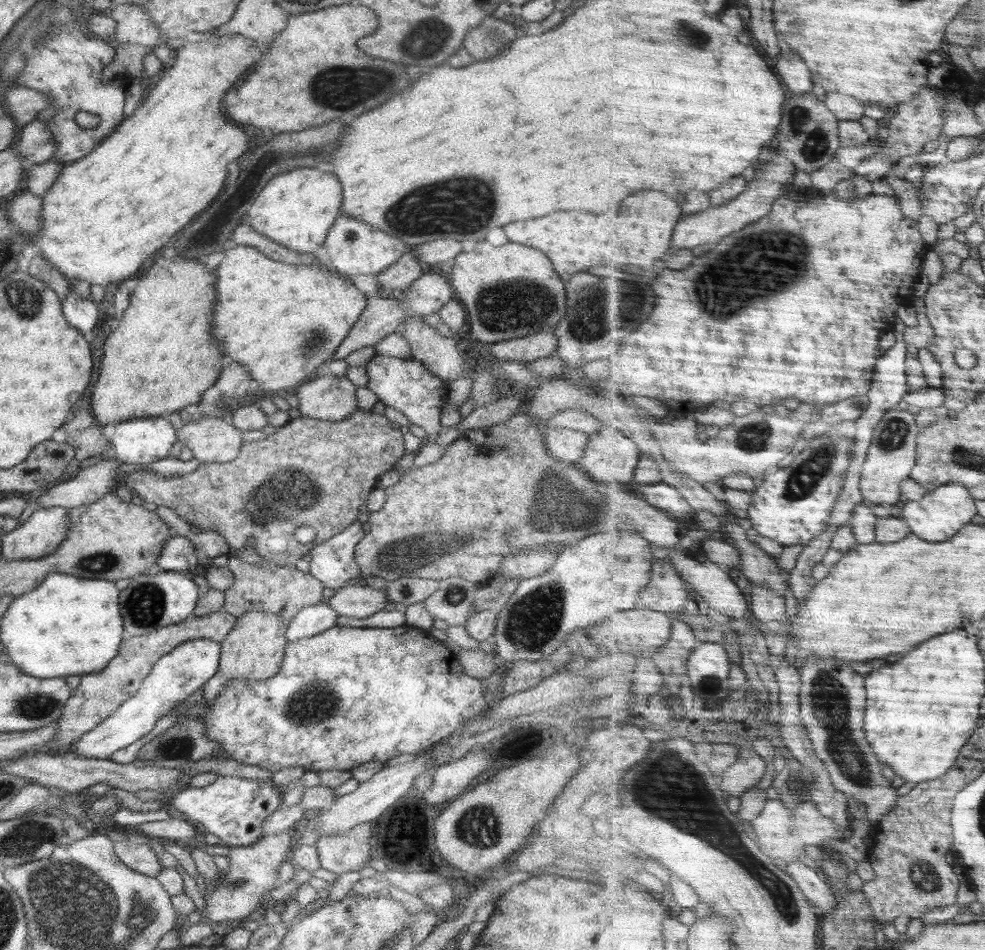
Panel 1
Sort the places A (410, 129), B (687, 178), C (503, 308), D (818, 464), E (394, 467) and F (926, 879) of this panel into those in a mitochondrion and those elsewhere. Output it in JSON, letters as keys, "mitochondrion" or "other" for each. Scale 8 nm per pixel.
{"A":"other","B":"mitochondrion","C":"mitochondrion","D":"mitochondrion","E":"other","F":"mitochondrion"}

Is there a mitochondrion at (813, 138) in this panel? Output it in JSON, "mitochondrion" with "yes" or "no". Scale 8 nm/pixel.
{"mitochondrion":"yes"}

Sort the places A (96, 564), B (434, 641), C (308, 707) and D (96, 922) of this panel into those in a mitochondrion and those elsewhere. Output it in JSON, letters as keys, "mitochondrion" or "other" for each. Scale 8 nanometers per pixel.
{"A":"mitochondrion","B":"other","C":"mitochondrion","D":"mitochondrion"}

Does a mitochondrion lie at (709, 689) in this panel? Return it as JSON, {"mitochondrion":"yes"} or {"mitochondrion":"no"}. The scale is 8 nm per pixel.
{"mitochondrion":"yes"}

